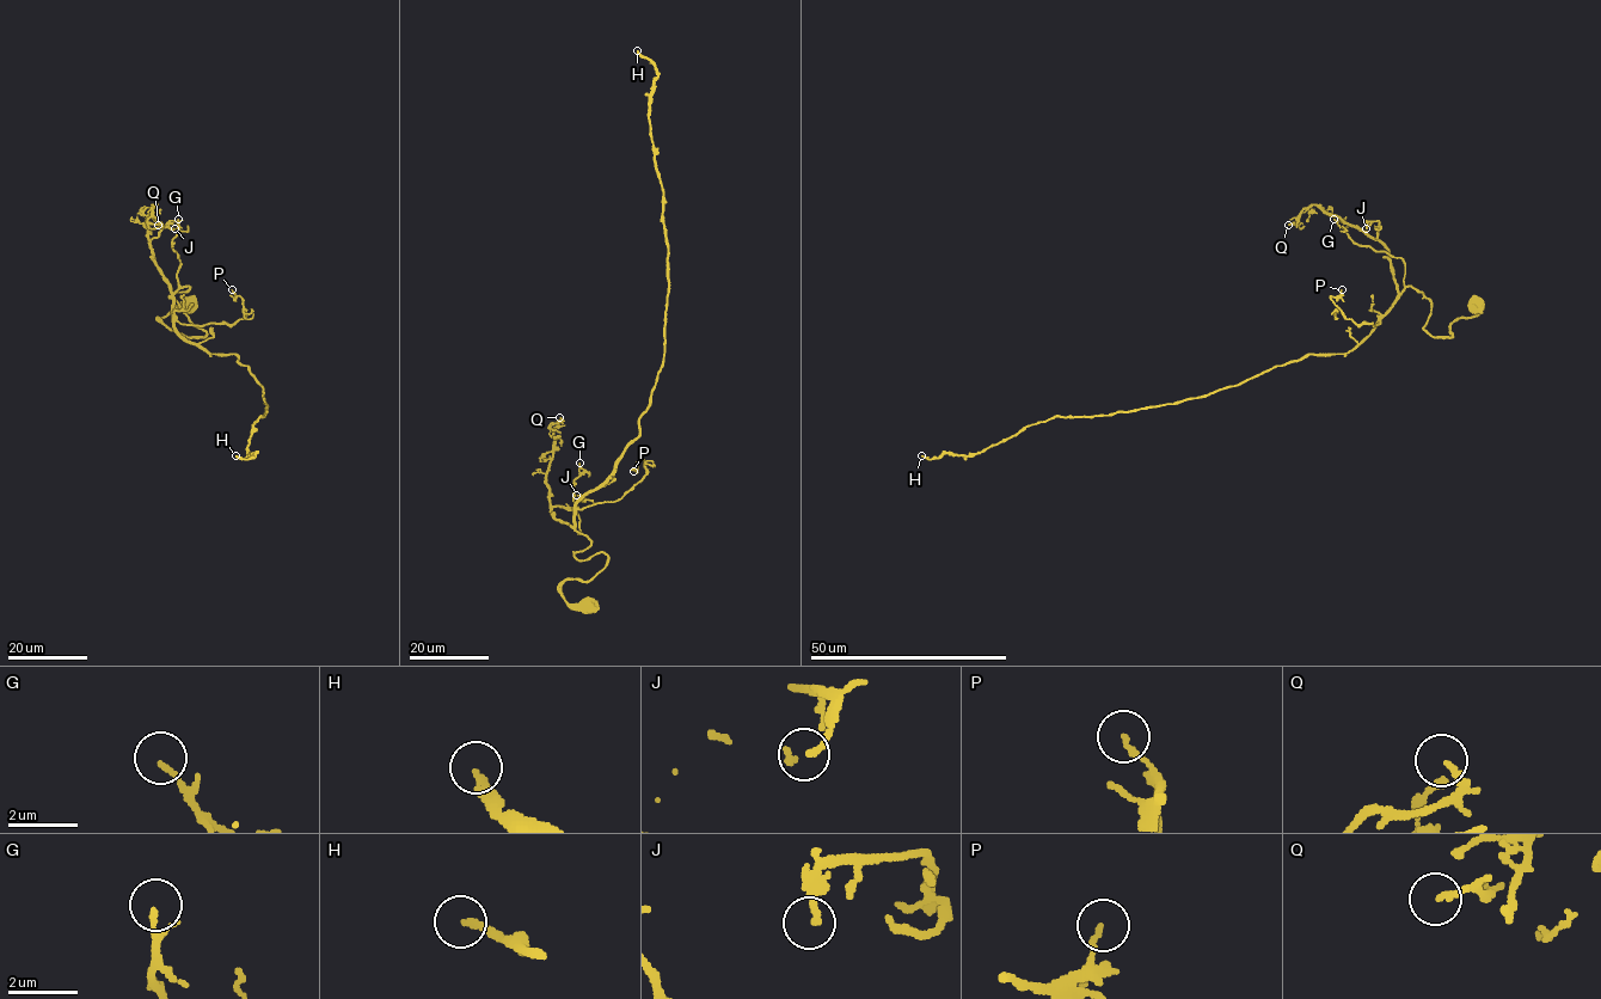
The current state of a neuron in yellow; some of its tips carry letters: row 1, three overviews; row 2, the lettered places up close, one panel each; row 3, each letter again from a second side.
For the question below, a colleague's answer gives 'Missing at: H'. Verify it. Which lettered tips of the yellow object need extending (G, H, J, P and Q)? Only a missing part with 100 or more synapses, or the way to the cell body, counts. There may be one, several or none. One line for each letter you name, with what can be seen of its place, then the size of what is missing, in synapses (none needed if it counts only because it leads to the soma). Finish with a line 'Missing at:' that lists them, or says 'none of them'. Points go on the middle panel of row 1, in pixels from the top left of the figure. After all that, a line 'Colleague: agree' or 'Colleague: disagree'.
H: at (637, 50); about 500 synapses
Missing at: H
Colleague: agree

